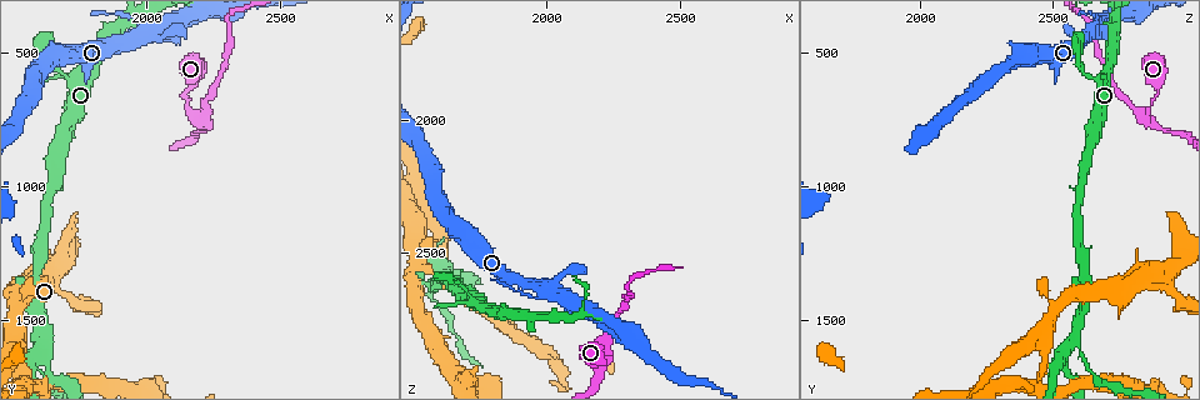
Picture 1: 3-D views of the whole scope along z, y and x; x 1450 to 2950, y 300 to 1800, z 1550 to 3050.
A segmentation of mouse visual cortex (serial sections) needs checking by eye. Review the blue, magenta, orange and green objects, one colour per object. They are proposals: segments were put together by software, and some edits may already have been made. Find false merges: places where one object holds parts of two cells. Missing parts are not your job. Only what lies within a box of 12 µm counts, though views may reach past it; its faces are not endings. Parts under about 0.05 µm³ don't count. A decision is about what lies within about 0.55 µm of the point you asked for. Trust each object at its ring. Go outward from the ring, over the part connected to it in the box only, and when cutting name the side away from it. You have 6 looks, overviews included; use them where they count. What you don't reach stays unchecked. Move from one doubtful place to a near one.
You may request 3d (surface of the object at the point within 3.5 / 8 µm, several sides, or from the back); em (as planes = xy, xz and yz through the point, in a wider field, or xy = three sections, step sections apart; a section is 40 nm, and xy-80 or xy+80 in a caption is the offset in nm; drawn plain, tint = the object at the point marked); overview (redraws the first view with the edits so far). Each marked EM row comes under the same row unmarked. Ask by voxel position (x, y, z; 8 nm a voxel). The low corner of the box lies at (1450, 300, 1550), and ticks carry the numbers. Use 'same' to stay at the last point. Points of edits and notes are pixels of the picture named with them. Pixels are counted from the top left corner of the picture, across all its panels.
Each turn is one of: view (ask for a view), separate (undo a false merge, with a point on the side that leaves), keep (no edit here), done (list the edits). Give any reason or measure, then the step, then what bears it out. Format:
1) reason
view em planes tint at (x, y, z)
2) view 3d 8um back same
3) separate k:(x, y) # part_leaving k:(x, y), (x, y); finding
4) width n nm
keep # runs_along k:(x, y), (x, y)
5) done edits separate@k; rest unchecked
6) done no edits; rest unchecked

sudden change in width
view 3d 8um at (2210, 750, 2840)

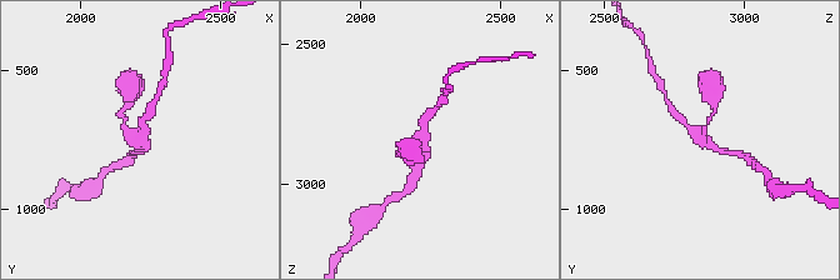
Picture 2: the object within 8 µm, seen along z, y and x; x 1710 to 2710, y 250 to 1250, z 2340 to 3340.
arms 3; arm_widths 150, 200, 200 nm
view em xy step 3 tint at (2200, 750, 2840)

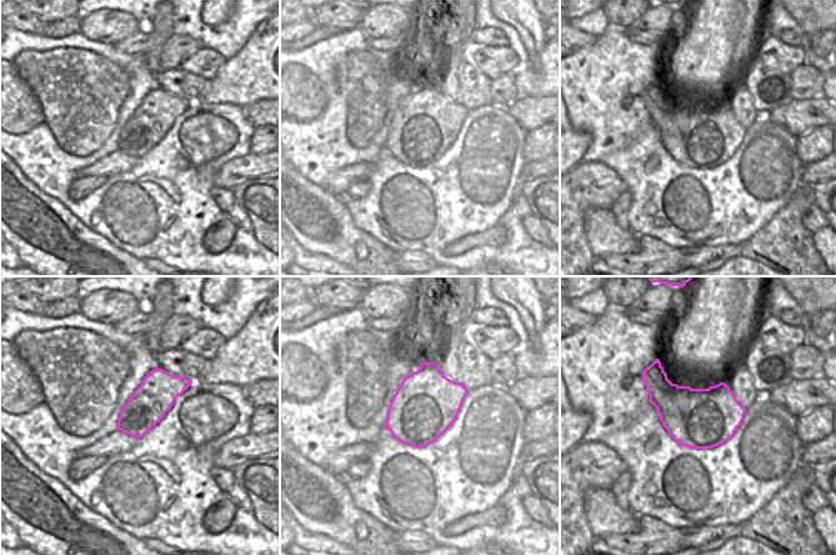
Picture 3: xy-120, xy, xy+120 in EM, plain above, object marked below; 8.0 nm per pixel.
keep # runs_along 2:(403, 154), (428, 115); one cell here

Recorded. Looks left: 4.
sharp bend
view 3d 8um at (2110, 430, 2690)

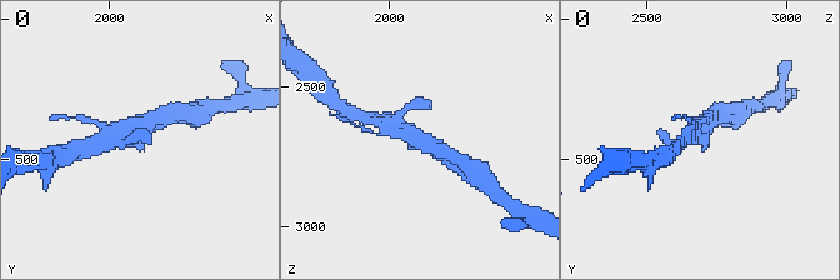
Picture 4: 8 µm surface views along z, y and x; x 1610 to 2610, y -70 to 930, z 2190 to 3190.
view 3d 3.5um at (2110, 410, 2690)

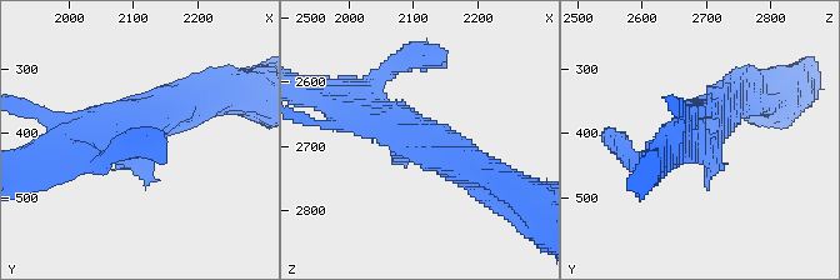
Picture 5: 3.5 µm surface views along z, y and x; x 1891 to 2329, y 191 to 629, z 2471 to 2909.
need the tissue
view em xy step 2 tint at (2110, 415, 2680)

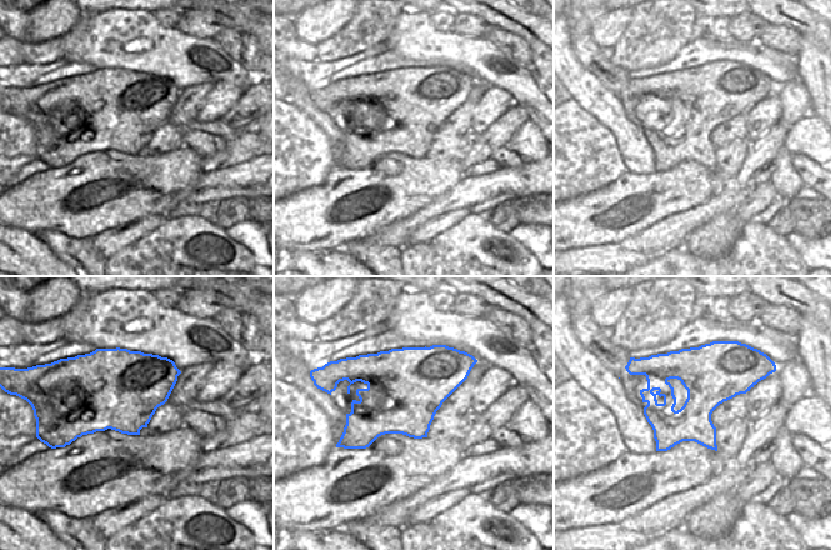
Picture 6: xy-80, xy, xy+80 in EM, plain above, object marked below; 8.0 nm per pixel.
keep # one cell here

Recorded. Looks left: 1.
small branch off a trunk
view 3d 3.5um at (1600, 1590, 2590)

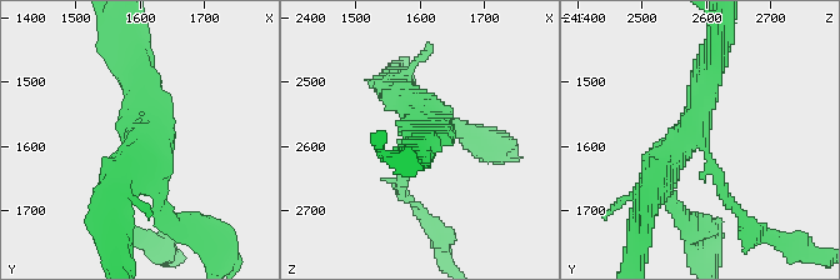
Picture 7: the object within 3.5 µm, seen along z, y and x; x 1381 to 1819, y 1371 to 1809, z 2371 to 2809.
separate 7:(723, 193) # part_leaving 7:(708, 153), (749, 230), (769, 238); a second cell is stuck on

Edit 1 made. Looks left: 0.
done edits separate@7; rest unchecked

